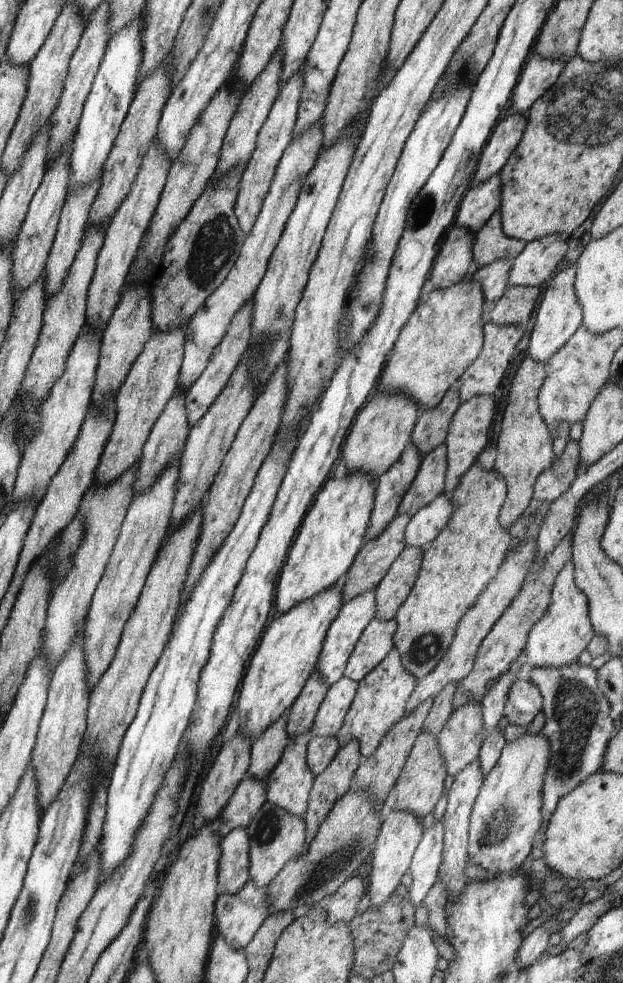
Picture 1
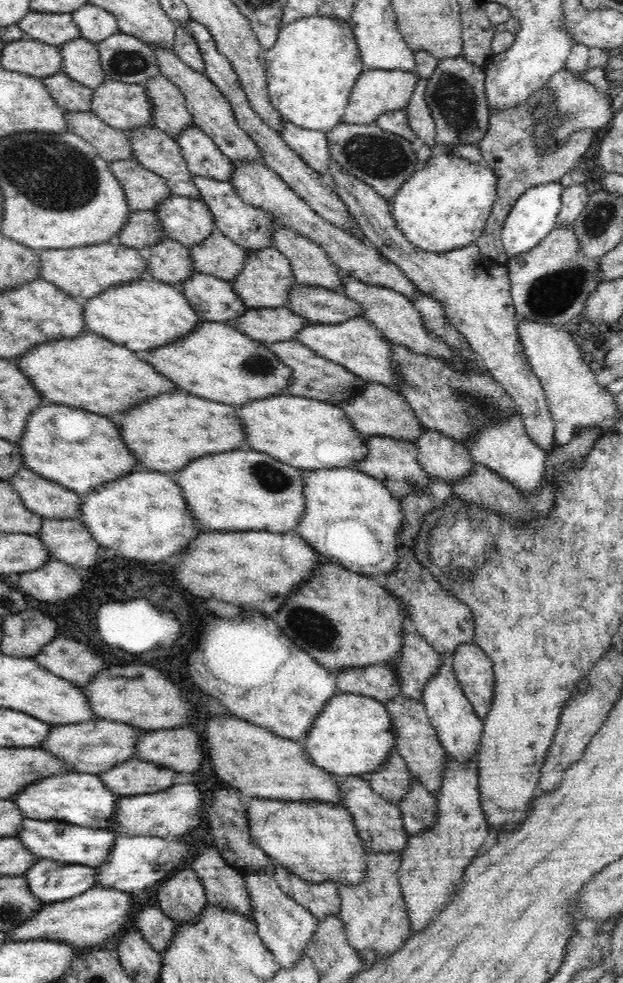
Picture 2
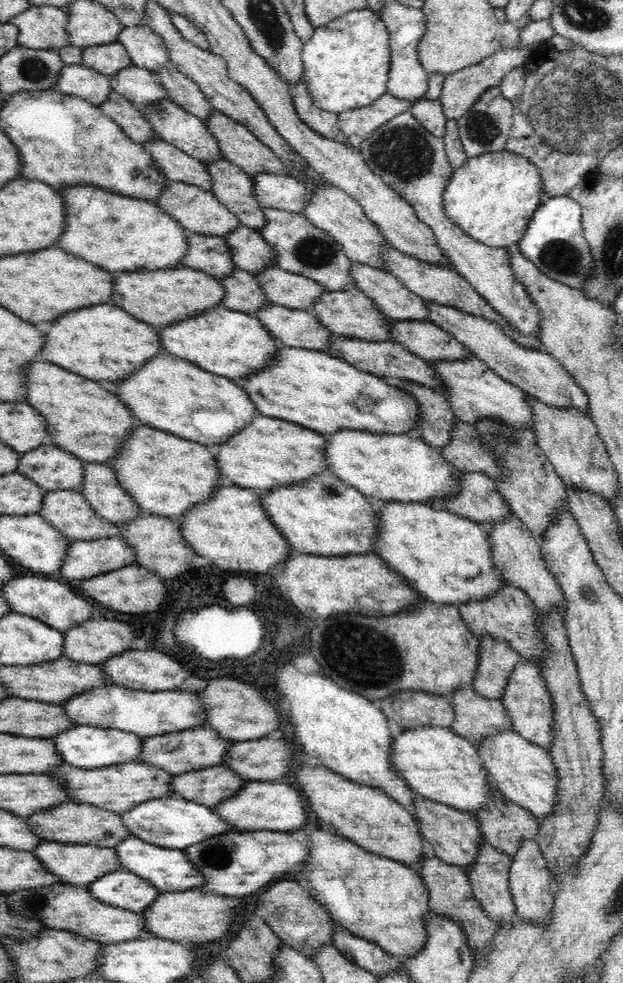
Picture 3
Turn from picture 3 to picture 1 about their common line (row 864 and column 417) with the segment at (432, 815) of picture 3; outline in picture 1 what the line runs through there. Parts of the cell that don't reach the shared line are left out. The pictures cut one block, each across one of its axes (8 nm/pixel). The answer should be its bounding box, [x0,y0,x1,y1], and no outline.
[364,442,421,542]

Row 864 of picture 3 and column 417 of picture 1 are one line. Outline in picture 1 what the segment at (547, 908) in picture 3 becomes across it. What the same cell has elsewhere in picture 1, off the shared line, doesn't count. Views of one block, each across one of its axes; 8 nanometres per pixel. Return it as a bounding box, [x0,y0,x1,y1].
[405,494,453,549]

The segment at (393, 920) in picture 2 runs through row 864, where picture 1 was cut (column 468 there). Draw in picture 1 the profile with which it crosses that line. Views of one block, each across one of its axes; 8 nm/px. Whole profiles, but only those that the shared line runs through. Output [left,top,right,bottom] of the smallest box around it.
[457,320,524,402]

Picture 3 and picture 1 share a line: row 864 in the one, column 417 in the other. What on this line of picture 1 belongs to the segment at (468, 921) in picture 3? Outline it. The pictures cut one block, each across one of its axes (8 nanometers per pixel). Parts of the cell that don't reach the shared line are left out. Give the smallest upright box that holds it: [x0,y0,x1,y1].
[410,384,460,459]

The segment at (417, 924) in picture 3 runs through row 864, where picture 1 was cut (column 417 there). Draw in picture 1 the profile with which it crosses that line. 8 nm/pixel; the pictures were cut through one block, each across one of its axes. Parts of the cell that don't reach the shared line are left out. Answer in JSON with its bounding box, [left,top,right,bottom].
[378,278,486,411]

